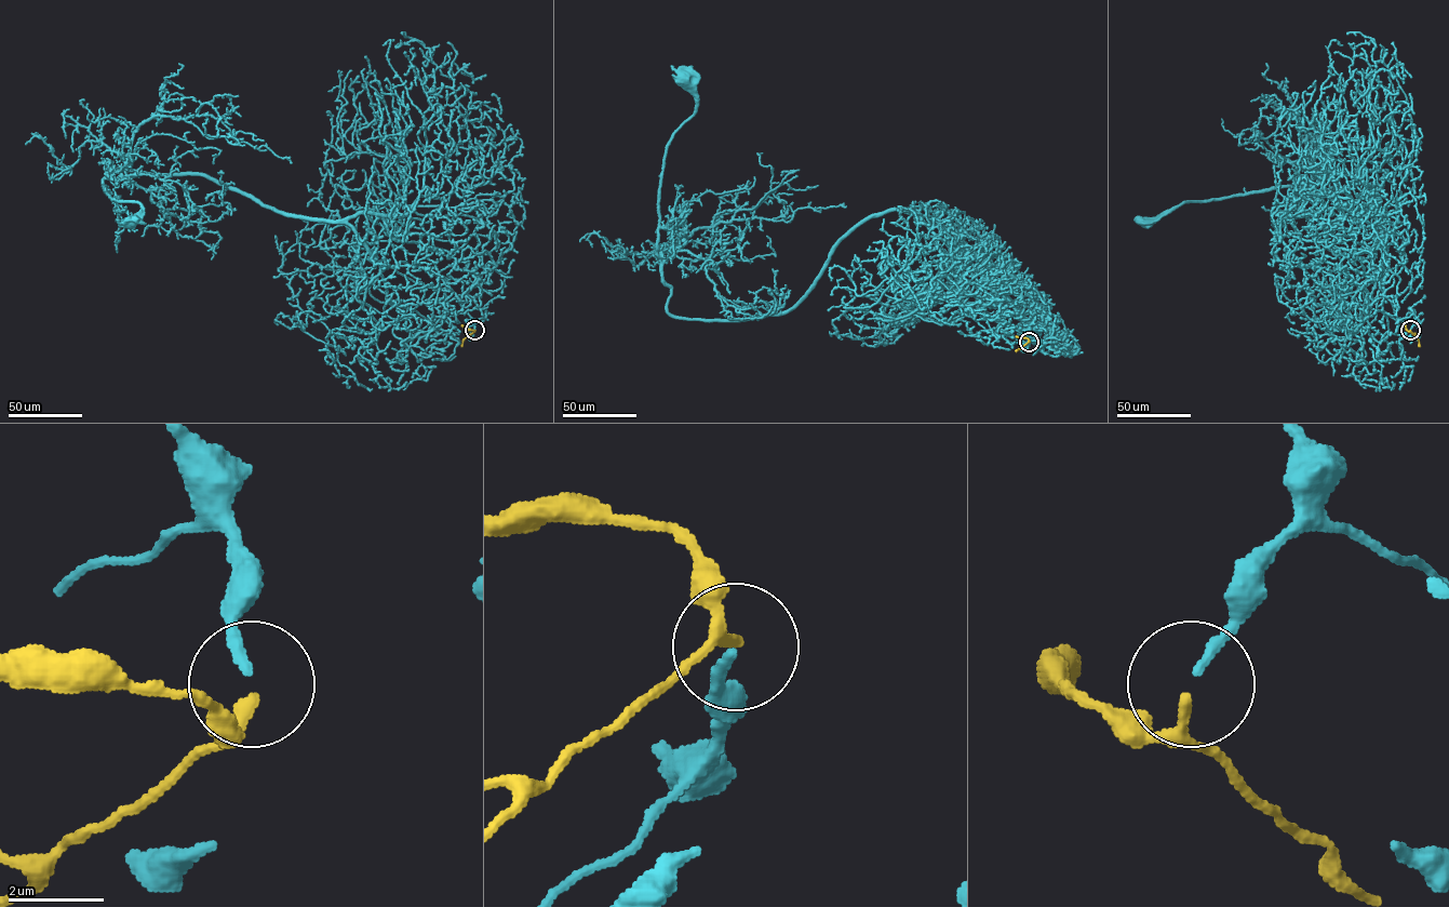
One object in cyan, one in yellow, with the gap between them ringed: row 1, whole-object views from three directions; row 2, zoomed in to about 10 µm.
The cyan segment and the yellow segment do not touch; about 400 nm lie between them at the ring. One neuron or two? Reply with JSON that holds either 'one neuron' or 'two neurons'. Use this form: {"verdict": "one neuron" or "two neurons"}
{"verdict": "one neuron"}

